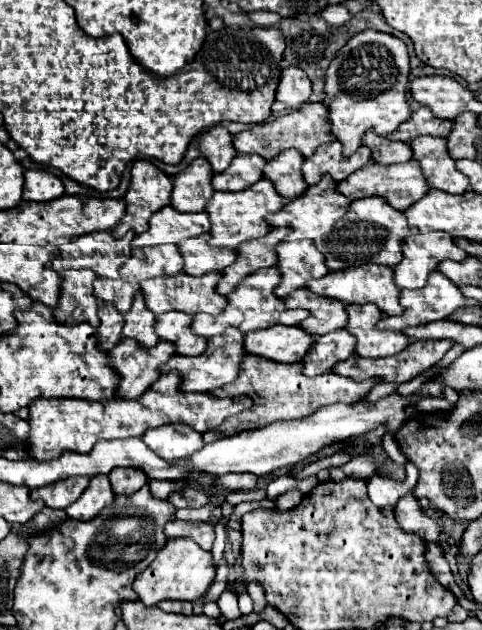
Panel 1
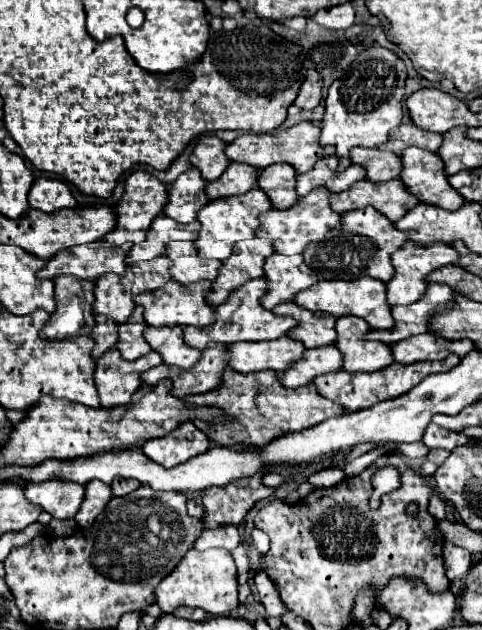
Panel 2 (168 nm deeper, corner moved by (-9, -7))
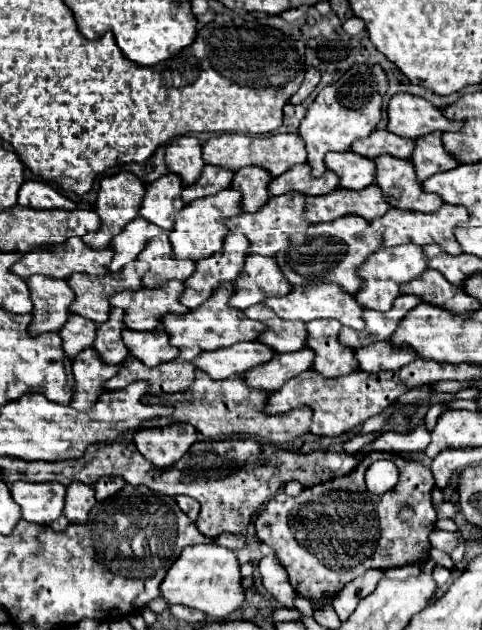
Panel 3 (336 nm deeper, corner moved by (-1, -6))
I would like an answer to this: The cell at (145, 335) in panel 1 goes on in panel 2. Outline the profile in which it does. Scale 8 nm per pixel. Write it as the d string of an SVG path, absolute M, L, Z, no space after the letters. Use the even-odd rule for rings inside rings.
M139 305L133 309L133 315L125 323L119 325L119 339L117 339L115 349L119 349L123 359L133 361L151 351L149 343L143 339L145 327L147 325L143 321L143 307Z

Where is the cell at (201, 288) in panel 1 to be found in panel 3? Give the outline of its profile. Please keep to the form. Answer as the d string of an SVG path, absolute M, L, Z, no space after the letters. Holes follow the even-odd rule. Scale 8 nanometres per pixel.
M165 282L155 288L141 288L137 292L125 290L113 294L109 302L125 310L125 326L131 330L155 330L165 314L187 314L179 298L185 290L183 282Z

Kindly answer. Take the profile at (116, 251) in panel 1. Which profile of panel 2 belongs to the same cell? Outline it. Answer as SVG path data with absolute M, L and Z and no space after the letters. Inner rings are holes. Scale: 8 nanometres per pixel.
M95 241L81 247L69 247L69 251L57 253L49 259L43 271L37 271L41 279L53 279L57 275L73 275L79 279L95 281L105 273L125 273L125 257L131 245L111 247L107 241Z

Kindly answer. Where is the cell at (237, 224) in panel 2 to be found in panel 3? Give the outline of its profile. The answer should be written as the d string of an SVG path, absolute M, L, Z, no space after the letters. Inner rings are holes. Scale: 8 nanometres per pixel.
M227 188L221 190L215 196L205 196L199 198L191 204L187 204L175 218L175 228L169 234L169 240L173 244L173 254L175 258L189 258L189 260L203 260L213 256L215 252L219 252L223 248L223 240L229 234L229 228L223 224L225 218L229 216L237 216L243 214L243 206L241 206L241 192L235 188Z

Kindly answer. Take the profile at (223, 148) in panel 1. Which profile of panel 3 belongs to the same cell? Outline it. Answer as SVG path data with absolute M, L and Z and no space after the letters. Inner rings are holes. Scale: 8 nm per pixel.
M179 136L175 138L165 152L165 162L169 172L181 176L185 184L195 184L205 168L201 142L195 136Z

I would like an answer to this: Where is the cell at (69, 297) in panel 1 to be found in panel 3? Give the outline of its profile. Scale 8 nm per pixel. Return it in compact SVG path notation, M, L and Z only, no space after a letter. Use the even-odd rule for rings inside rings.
M39 274L27 278L27 282L35 304L29 334L39 336L45 332L59 332L69 318L69 306L75 300L75 292L67 280L61 278L45 278Z

